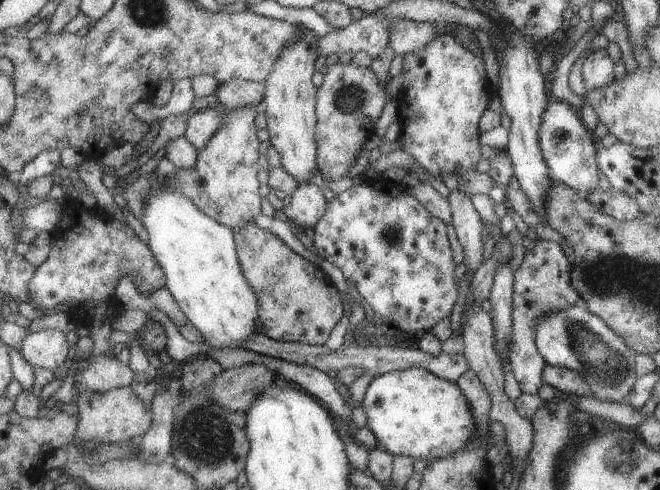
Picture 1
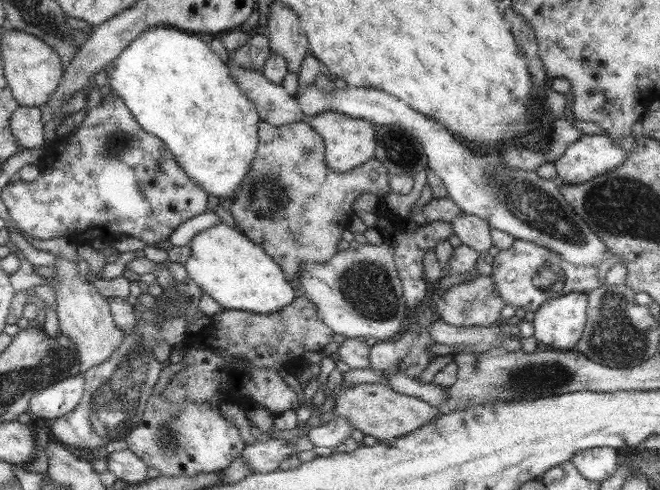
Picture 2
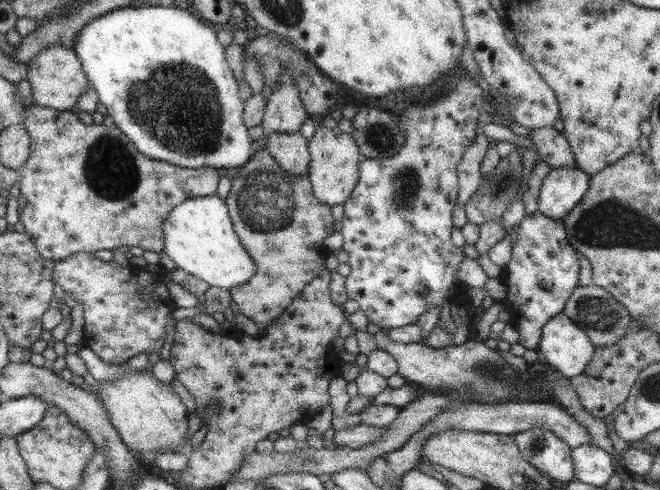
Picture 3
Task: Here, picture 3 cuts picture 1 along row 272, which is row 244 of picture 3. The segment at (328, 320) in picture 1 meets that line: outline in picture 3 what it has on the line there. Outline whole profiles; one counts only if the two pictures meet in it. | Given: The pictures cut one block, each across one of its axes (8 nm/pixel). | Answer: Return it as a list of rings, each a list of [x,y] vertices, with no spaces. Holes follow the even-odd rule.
[[[265,148],[255,150],[247,164],[239,167],[236,176],[230,180],[230,189],[224,200],[238,239],[255,261],[255,276],[247,283],[229,289],[231,301],[237,305],[239,313],[255,325],[271,324],[315,276],[327,271],[327,256],[334,253],[327,248],[327,236],[335,236],[335,228],[339,228],[340,220],[335,220],[331,205],[320,203],[315,198],[309,174],[296,177],[281,168]]]

